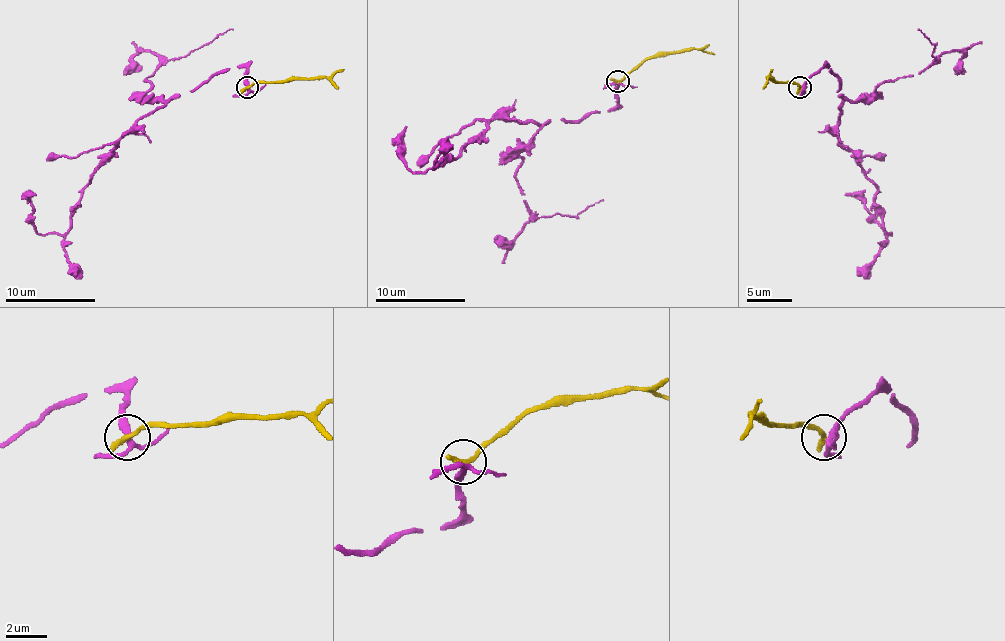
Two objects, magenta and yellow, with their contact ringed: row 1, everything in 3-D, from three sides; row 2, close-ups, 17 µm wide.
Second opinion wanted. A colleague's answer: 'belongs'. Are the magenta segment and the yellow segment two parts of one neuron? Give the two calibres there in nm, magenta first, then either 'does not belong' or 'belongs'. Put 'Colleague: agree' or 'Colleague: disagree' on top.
Colleague: disagree
calibres 240 and 320 nm; does not belong

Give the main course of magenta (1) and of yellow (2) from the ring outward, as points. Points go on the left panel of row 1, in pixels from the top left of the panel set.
1: (247, 87), (247, 69), (238, 66), (172, 96), (121, 138), (85, 186), (62, 235), (35, 230), (35, 195)
2: (247, 87), (332, 78), (343, 69)

